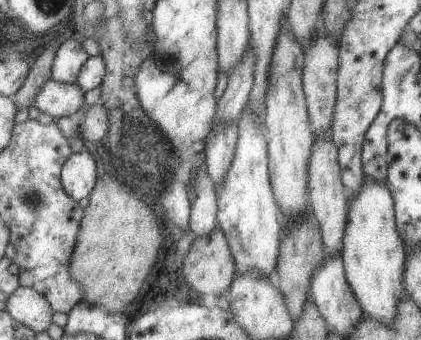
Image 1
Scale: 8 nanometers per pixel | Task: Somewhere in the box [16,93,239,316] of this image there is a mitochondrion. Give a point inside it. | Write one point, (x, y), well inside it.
(141, 155)

